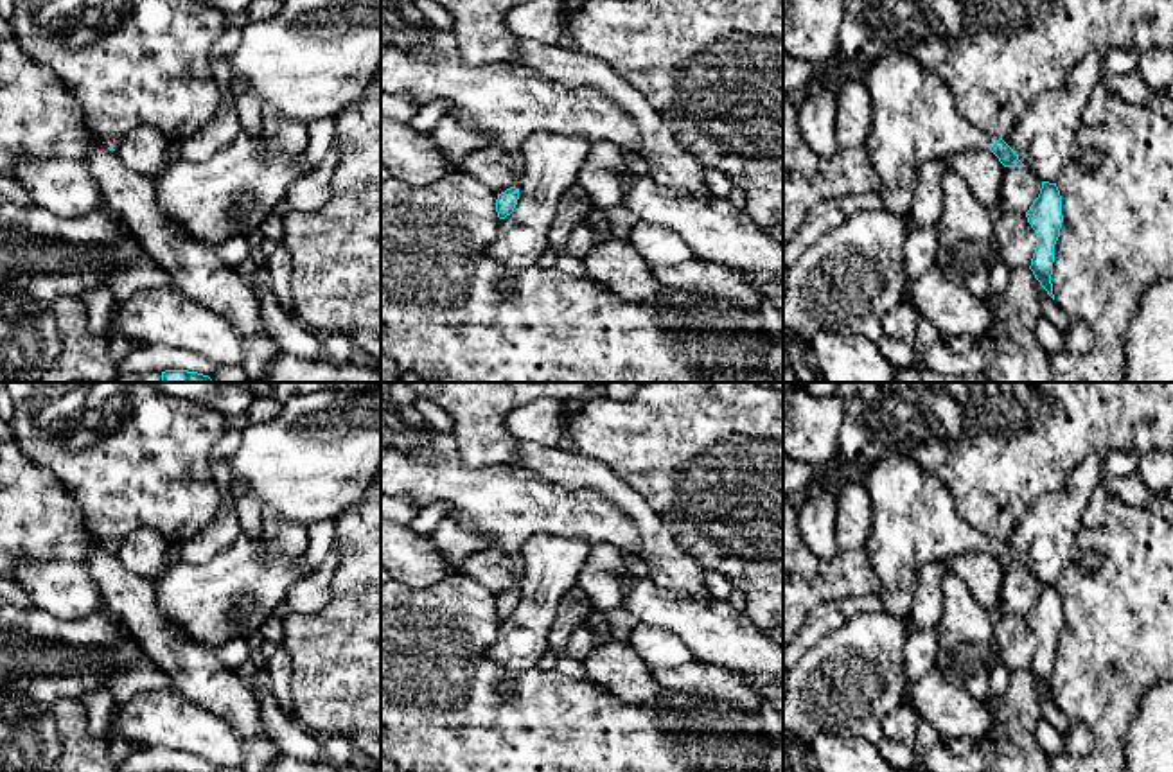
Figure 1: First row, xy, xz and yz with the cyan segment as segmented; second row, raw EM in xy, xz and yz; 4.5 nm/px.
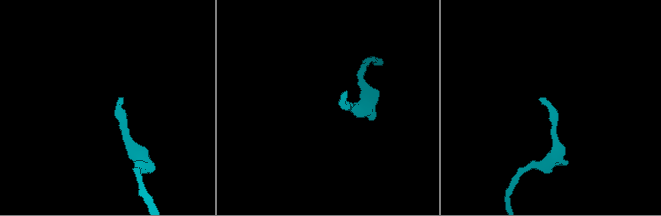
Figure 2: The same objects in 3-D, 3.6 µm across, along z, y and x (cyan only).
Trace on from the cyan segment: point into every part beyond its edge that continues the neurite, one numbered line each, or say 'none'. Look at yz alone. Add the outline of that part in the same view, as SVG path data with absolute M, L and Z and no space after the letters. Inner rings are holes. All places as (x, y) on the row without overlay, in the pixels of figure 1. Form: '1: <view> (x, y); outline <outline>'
1: yz (913, 517); outline M905 454L880 458L862 483L871 503L871 530L864 549L882 583L878 596L882 610L895 618L909 618L925 566L965 551L990 551L997 544L966 524L956 513L956 503L945 483Z

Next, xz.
1: xz (509, 505); outline M381 382L381 492L393 499L410 499L422 508L435 503L449 504L449 521L487 537L492 549L503 551L512 560L516 591L521 589L525 575L523 544L537 535L577 537L591 548L609 542L634 555L641 549L632 519L604 494L591 488L566 490L521 465L469 467L454 436L433 429L413 406L399 404L384 382Z

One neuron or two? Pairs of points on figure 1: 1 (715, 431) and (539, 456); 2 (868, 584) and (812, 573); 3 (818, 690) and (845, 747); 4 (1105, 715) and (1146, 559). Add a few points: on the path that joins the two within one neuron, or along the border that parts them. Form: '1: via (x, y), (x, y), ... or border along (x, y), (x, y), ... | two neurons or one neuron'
1: border along (568, 444), (577, 453), (595, 458), (613, 471) | two neurons
2: via (854, 578), (827, 578) | one neuron
3: border along (841, 733), (818, 733), (809, 742) | two neurons
4: via (1105, 675), (1105, 659), (1146, 609), (1146, 598) | one neuron

